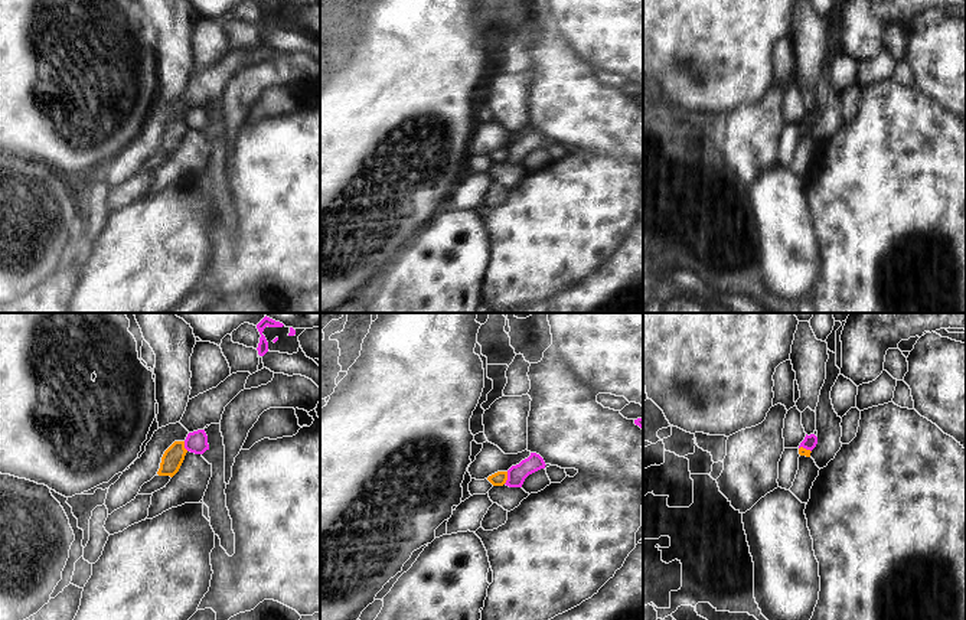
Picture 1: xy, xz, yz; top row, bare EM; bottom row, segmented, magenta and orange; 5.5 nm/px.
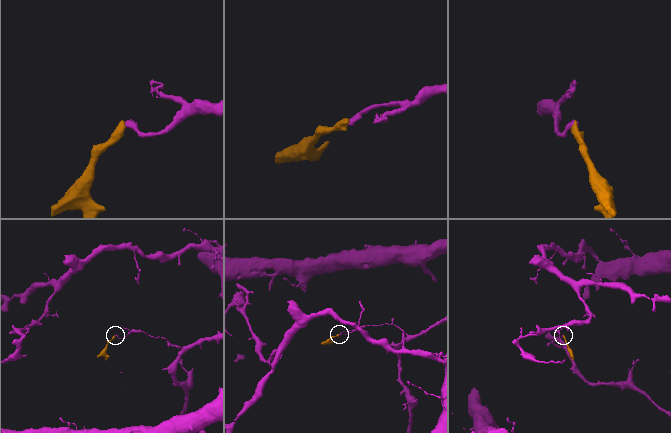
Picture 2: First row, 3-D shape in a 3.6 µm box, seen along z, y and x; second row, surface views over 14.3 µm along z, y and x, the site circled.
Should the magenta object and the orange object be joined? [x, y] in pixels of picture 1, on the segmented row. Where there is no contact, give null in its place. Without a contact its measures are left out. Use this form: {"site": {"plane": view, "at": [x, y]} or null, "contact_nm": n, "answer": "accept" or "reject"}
{"site": {"plane": "xz", "at": [508, 477]}, "contact_nm": 80, "answer": "reject"}

